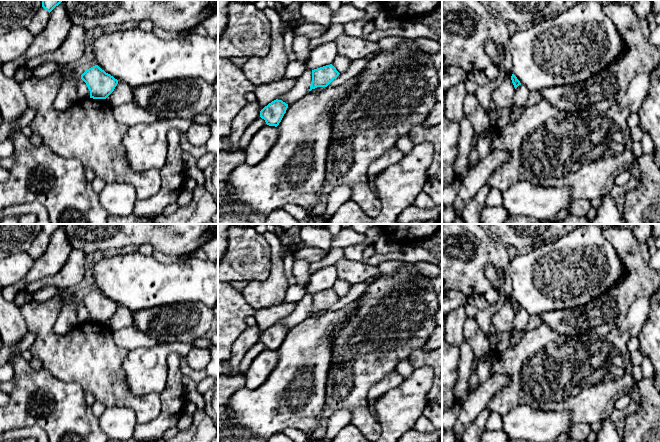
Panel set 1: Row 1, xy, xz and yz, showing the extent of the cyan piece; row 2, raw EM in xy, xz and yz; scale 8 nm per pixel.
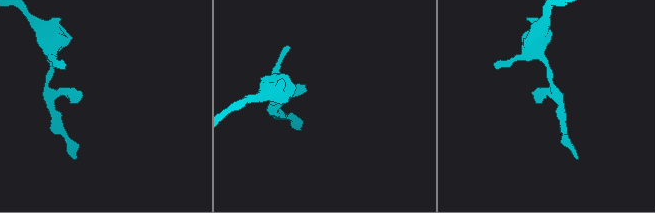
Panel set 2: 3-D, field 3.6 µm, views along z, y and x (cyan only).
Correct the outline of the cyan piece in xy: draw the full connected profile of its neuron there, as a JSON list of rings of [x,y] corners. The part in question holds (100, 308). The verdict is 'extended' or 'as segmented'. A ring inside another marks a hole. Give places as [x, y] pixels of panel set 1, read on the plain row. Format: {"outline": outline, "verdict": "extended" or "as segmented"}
{"outline": [[[98,289],[87,293],[81,303],[86,307],[90,322],[106,323],[115,313],[118,304],[102,294]]], "verdict": "as segmented"}

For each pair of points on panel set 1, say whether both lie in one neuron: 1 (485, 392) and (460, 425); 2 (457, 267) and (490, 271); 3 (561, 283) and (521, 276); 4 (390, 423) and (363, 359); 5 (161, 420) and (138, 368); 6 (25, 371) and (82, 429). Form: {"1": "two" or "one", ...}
{"1": "one", "2": "two", "3": "one", "4": "two", "5": "two", "6": "one"}

